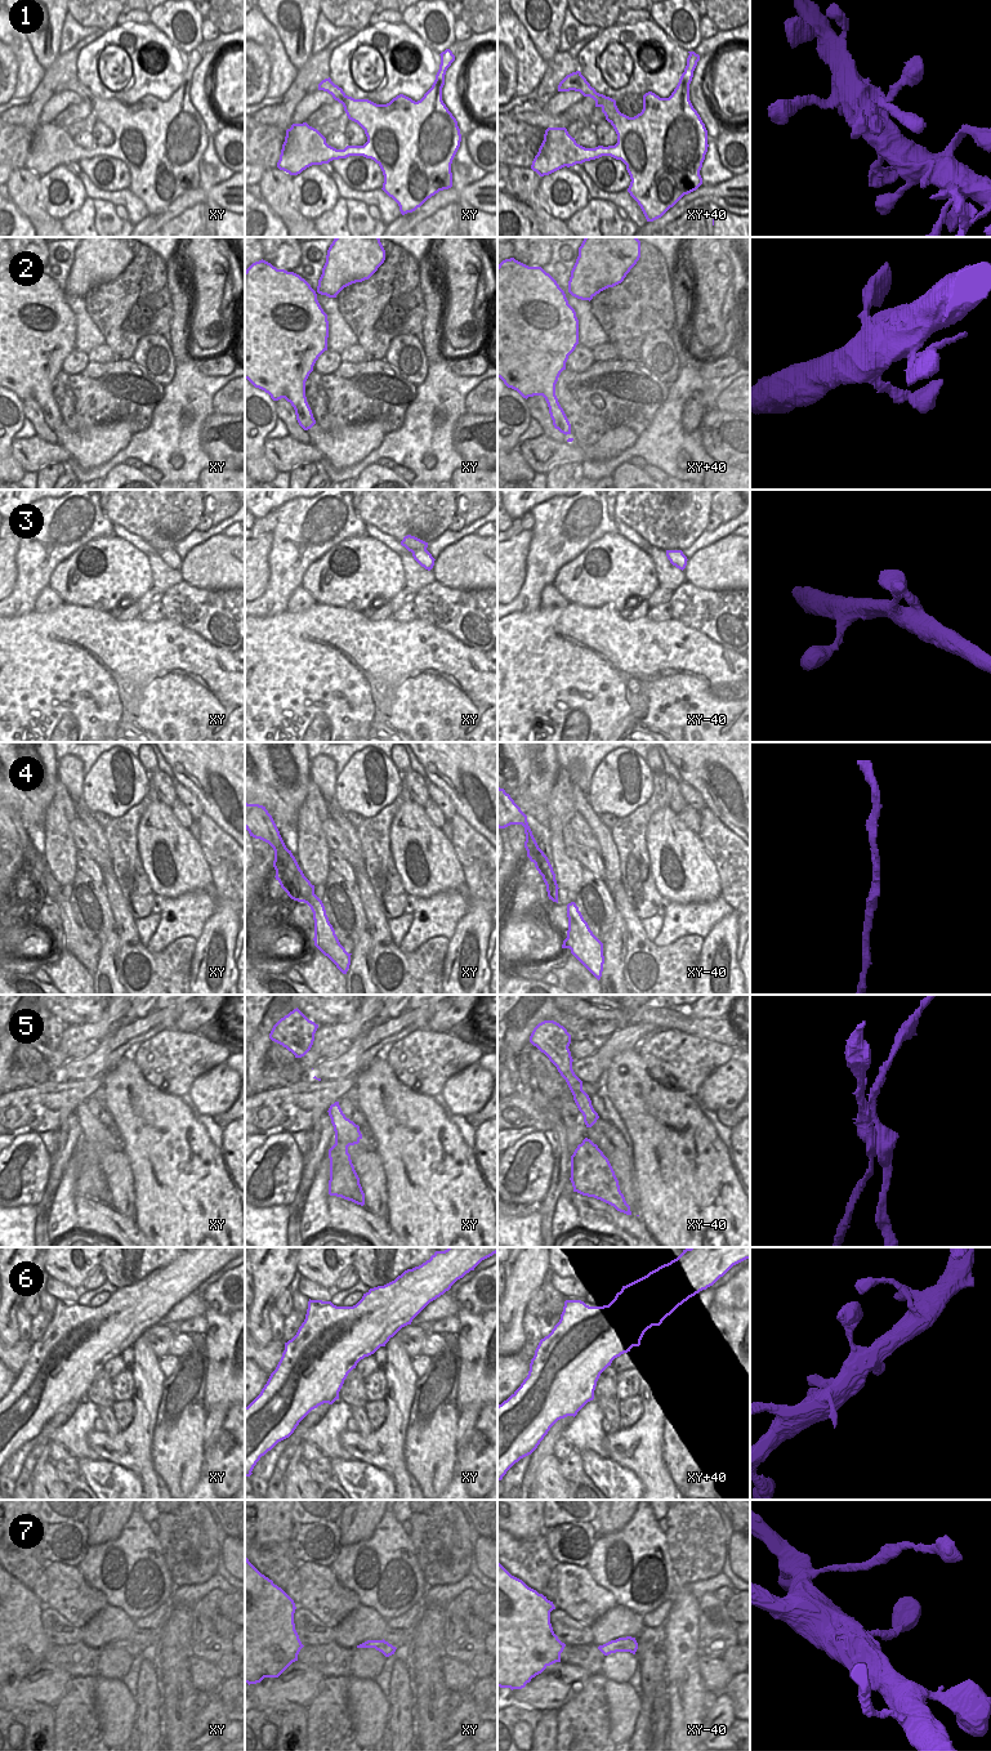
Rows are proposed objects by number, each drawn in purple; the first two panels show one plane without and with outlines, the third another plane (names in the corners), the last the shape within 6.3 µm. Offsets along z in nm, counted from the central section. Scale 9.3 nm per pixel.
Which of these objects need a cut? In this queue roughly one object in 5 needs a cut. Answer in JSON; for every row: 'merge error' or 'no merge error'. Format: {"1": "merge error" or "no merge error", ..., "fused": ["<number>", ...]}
{"1": "no merge error", "2": "no merge error", "3": "no merge error", "4": "no merge error", "5": "merge error", "6": "no merge error", "7": "no merge error", "fused": ["5"]}

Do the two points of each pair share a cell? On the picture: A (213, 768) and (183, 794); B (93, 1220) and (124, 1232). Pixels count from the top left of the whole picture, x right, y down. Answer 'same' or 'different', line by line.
A: different
B: same

